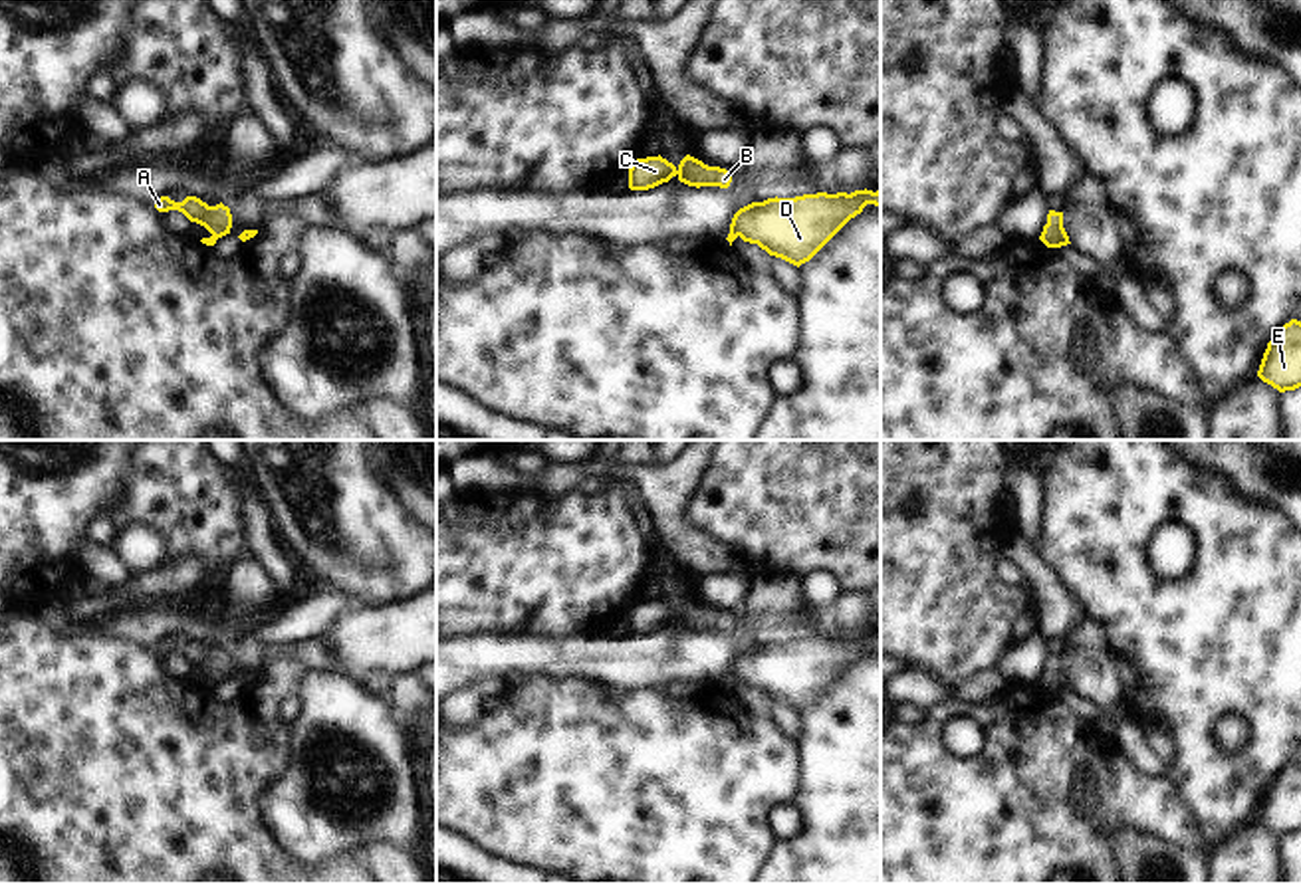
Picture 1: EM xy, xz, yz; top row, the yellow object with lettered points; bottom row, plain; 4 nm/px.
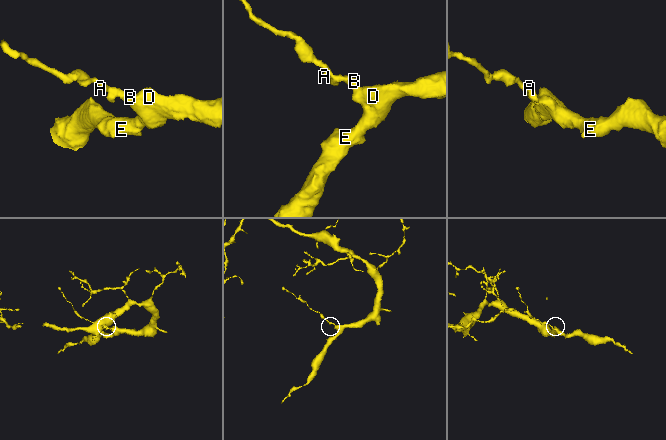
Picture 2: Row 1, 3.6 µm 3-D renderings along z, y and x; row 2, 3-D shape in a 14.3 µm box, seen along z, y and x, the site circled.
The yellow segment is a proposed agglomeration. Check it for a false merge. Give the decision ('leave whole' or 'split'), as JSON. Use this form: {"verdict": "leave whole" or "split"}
{"verdict": "leave whole"}

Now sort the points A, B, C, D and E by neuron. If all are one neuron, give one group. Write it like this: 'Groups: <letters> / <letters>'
Groups: A B C D E

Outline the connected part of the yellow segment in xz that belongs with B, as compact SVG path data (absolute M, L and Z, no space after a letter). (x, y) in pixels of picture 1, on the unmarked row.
M658 599L658 601L637 603L635 607L631 607L629 632L649 634L662 626L668 626L672 620L696 632L700 630L728 632L732 626L732 614L720 610L708 610L690 599L686 599L678 610L674 610L672 607L668 607Z

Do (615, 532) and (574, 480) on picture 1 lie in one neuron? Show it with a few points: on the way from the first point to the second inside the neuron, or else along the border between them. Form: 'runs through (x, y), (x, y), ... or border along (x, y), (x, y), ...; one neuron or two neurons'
border along (586, 488), (564, 494), (538, 494), (534, 490); two neurons

